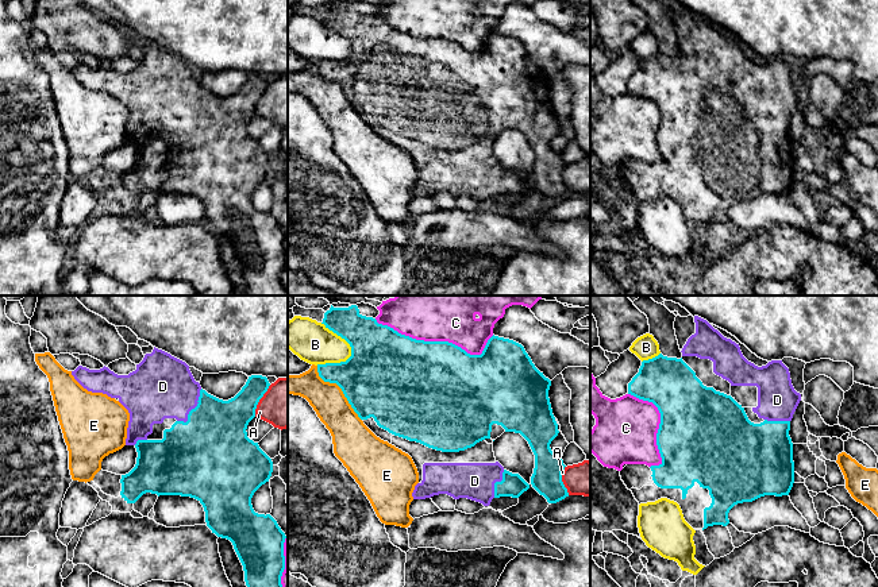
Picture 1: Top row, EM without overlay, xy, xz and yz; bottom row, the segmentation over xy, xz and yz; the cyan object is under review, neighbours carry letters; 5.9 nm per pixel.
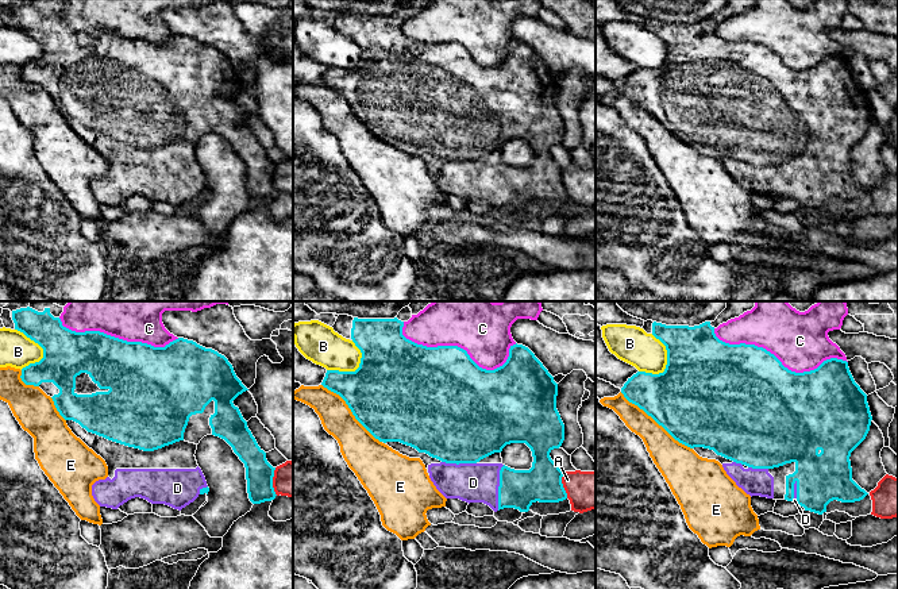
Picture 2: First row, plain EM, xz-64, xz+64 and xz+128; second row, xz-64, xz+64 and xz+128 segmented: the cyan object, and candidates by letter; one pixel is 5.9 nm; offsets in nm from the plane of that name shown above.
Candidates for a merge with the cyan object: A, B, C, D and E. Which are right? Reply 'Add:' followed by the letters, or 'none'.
Add: D

